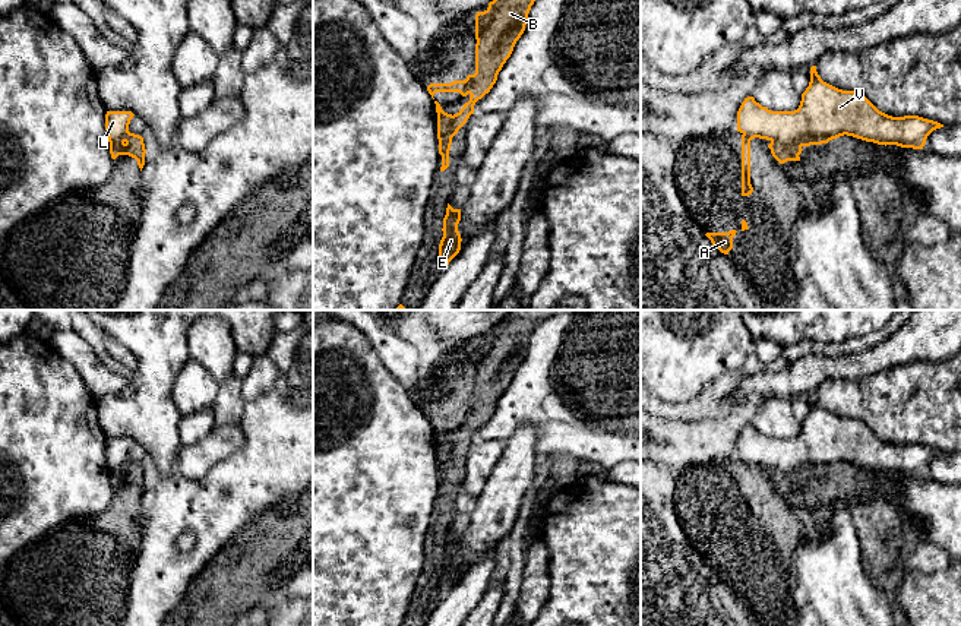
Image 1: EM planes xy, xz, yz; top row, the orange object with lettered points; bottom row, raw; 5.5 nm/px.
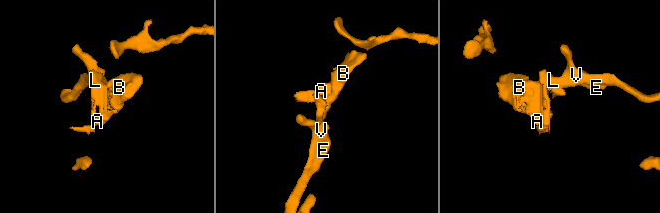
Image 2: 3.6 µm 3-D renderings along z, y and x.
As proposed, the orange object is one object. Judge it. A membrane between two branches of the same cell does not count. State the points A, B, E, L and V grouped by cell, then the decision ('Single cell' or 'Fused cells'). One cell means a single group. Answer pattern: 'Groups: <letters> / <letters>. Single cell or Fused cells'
Groups: A B / E L V. Fused cells

